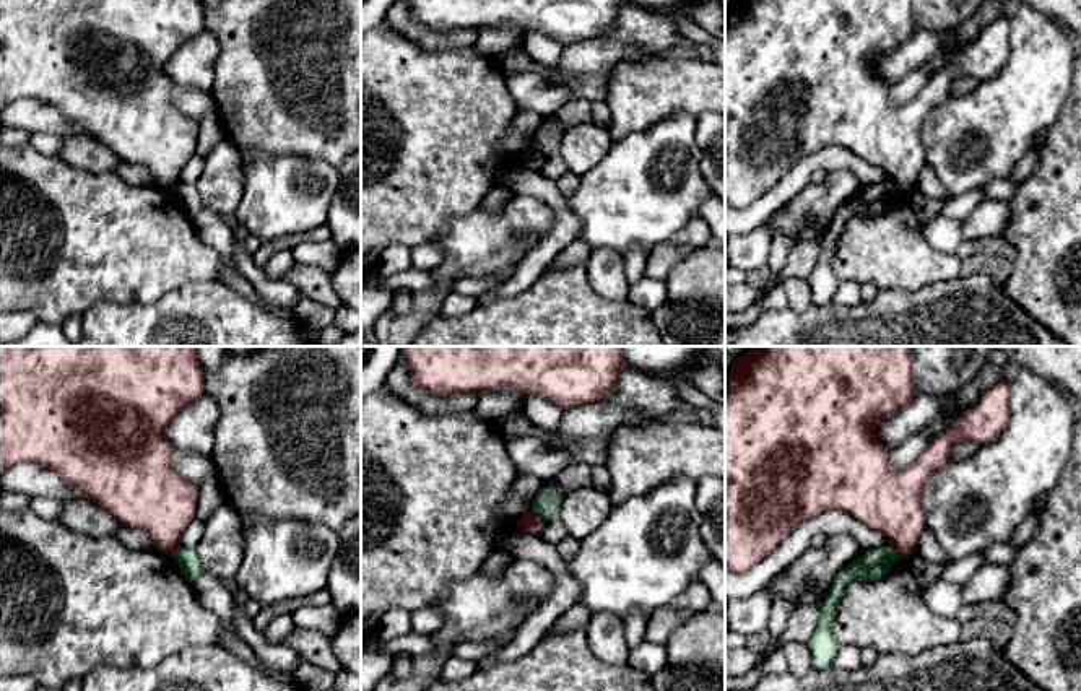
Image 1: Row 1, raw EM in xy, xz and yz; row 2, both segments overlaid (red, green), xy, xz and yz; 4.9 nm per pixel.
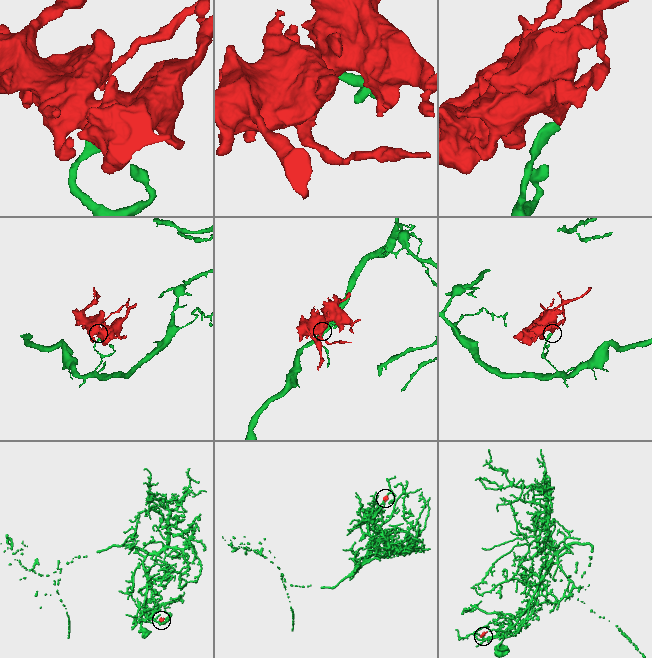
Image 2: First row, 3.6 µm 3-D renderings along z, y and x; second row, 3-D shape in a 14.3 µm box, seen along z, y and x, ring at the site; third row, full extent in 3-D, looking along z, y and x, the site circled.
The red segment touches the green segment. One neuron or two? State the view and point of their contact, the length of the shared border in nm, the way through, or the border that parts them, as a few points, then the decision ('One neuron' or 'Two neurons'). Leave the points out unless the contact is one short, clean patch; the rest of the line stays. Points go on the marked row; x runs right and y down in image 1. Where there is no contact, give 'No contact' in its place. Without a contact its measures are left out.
Touches red at xz (538, 516). Shared border 90 nm. Boundary: xz (533, 509), (545, 521). Two neurons

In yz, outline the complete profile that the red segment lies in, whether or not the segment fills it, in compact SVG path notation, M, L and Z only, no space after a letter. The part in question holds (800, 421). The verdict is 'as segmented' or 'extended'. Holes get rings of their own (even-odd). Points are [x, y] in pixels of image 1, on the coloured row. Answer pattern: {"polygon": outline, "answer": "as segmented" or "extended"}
{"polygon": "M751 346L745 354L733 361L732 372L725 379L725 567L733 574L743 574L769 556L788 537L788 533L803 522L819 514L839 509L844 511L873 530L889 538L899 558L907 558L917 546L925 525L925 511L922 506L922 493L931 476L953 462L951 450L957 442L972 441L977 445L988 444L1000 437L1009 424L1011 415L1011 384L1000 380L996 385L982 393L979 403L966 410L961 418L933 437L923 449L920 457L904 470L889 468L892 449L876 439L876 424L881 419L897 415L914 397L915 387L912 380L914 346Z", "answer": "as segmented"}

